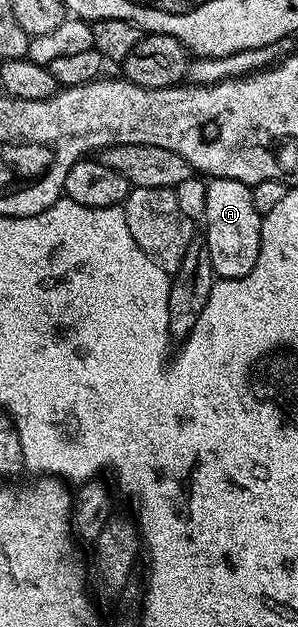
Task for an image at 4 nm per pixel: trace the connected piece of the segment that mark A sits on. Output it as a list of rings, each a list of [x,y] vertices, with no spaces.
[[[213,178],[207,183],[202,237],[208,245],[217,279],[245,278],[252,271],[260,251],[261,217],[258,208],[254,208],[254,196],[249,183],[231,178]]]

